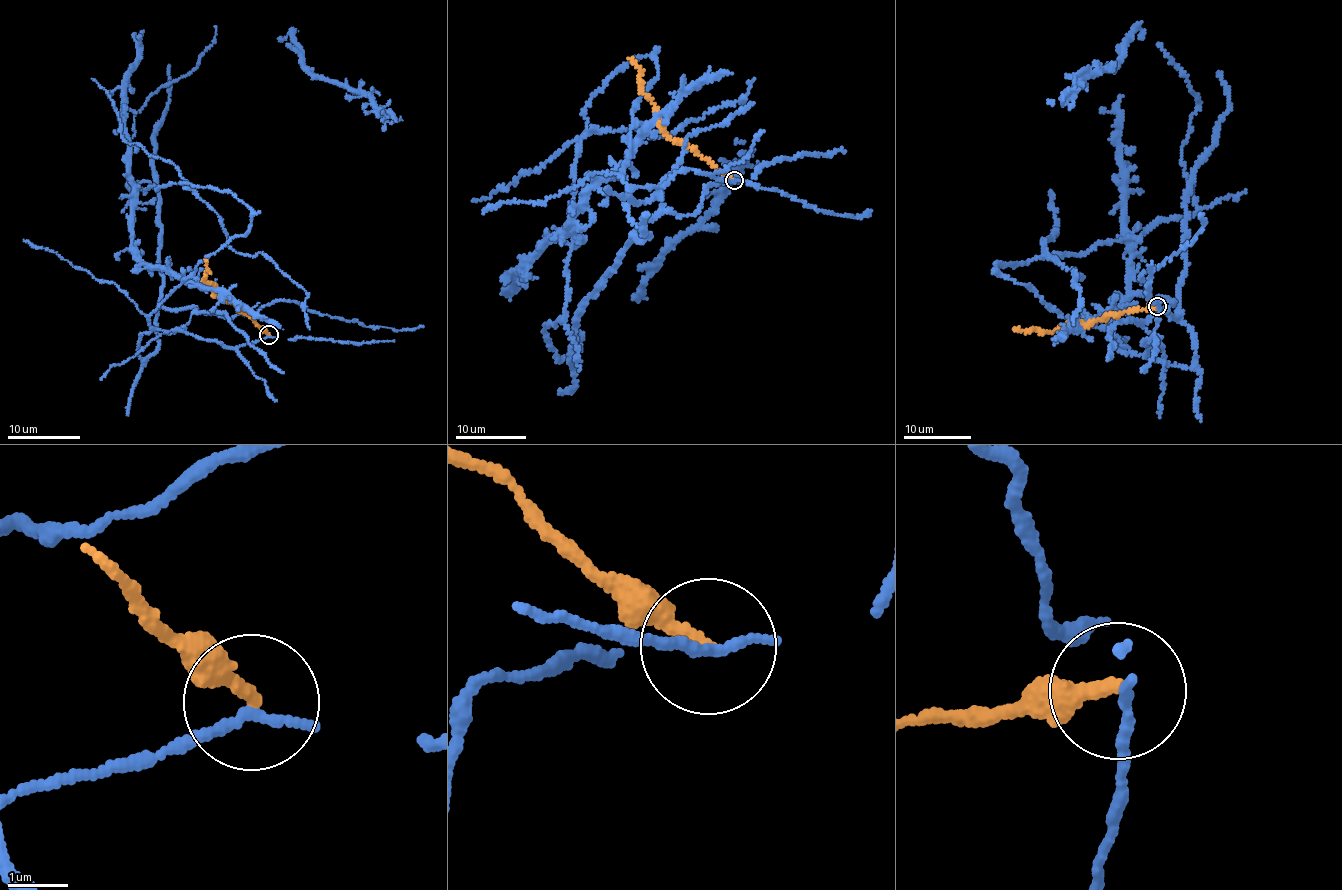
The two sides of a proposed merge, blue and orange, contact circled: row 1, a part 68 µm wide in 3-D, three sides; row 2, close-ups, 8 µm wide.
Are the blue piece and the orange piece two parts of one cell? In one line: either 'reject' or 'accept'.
reject

